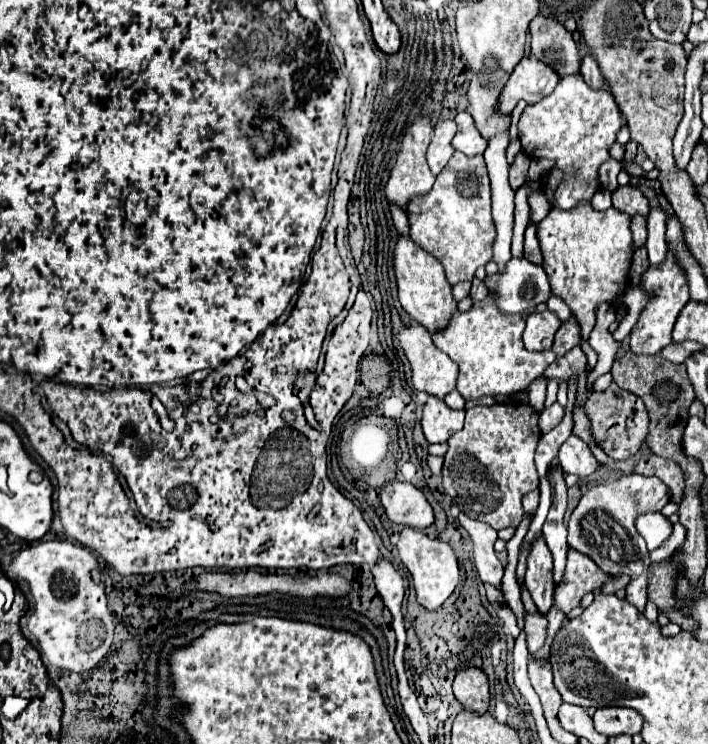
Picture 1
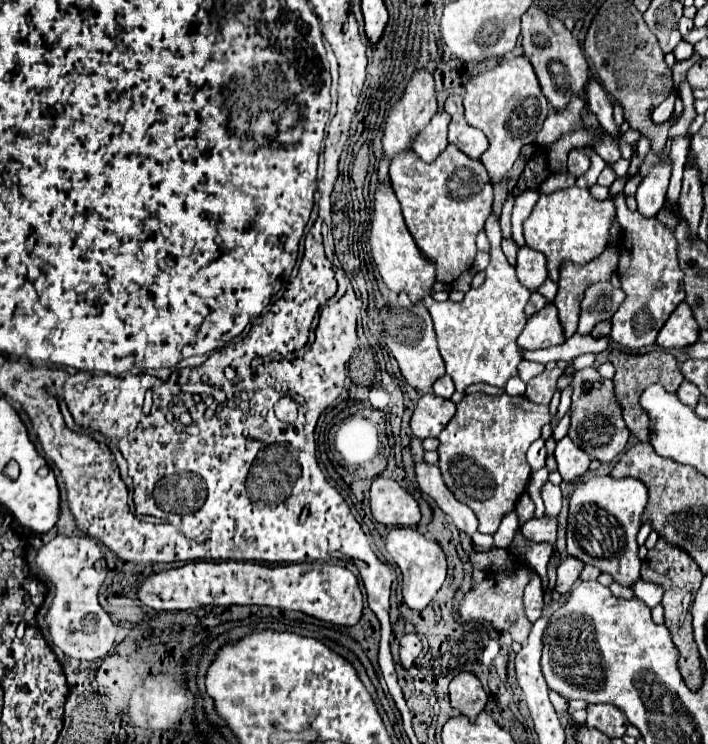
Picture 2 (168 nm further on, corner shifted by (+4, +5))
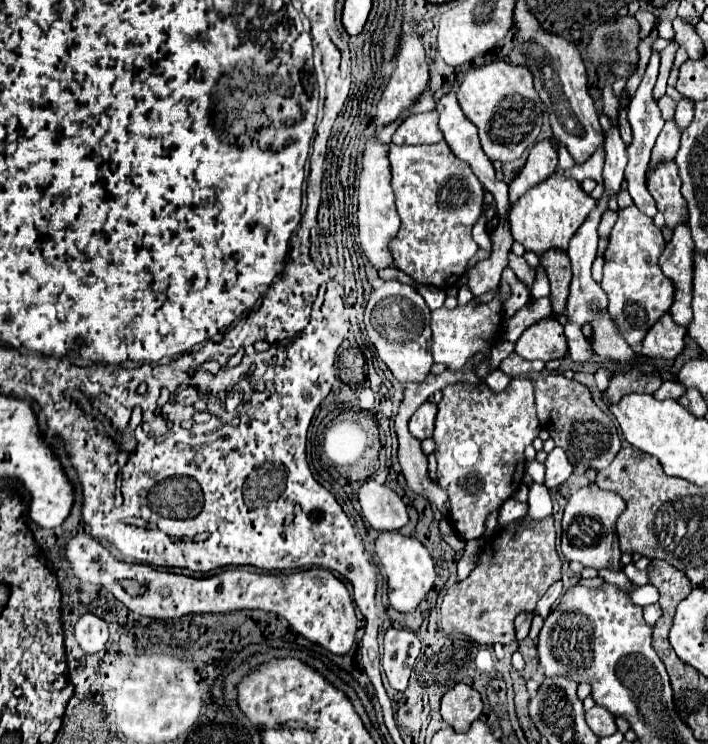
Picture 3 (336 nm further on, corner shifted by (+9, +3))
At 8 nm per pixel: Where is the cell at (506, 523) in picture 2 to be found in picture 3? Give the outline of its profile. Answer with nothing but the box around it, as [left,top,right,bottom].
[497,498,527,532]

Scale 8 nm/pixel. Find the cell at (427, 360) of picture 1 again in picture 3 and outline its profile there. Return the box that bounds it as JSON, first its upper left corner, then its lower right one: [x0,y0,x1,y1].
[363,280,433,384]

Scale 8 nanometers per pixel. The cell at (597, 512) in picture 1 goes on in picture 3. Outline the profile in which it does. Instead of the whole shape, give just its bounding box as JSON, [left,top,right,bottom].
[561,484,625,570]

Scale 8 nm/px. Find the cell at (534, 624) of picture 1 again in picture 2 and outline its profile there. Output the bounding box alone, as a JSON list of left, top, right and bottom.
[458,560,530,644]

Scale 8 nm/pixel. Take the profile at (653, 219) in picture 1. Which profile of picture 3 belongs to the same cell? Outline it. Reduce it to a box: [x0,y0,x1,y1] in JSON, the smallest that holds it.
[651,120,681,166]

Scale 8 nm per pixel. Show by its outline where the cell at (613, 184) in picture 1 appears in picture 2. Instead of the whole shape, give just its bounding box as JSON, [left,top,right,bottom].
[612,192,686,350]

